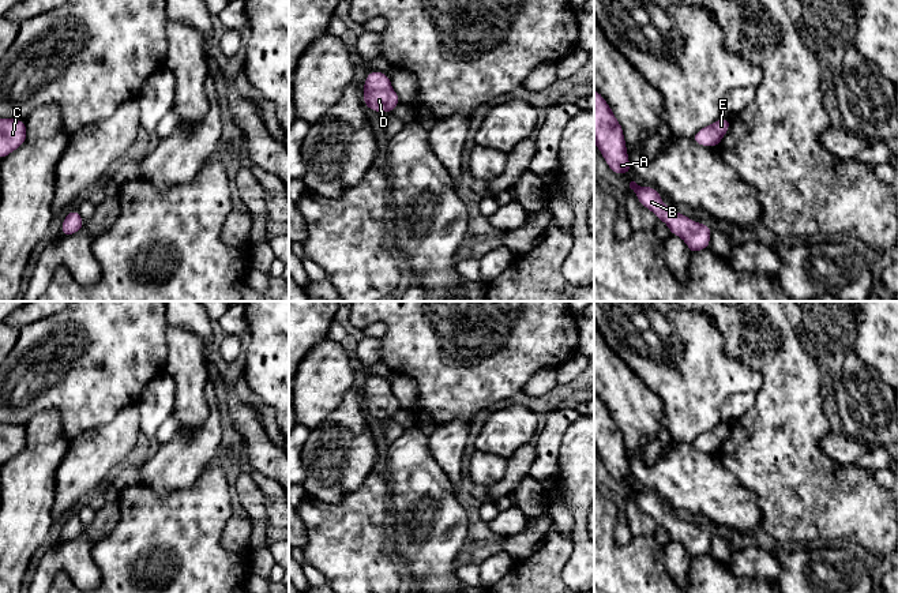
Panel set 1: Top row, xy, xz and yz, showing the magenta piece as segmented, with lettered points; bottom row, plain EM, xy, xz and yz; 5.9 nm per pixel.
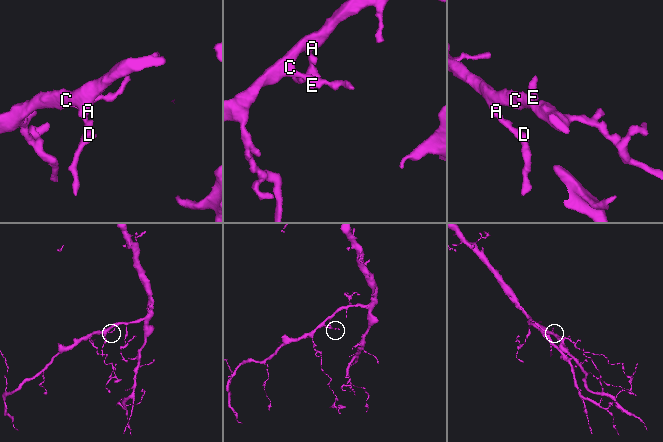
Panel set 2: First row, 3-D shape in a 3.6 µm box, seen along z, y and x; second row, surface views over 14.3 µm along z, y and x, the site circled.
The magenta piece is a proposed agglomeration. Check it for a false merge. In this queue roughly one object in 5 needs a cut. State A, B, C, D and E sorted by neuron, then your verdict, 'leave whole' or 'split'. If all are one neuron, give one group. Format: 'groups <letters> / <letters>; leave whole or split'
groups A B C D E; leave whole

